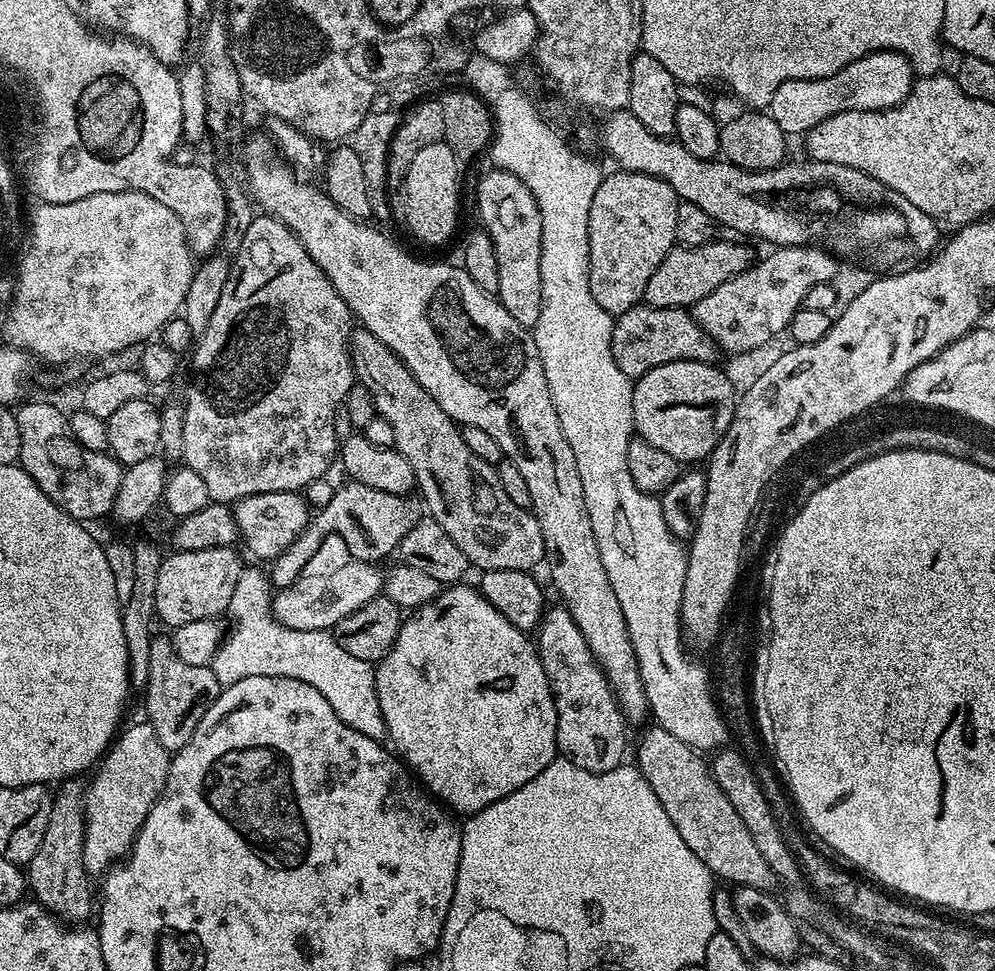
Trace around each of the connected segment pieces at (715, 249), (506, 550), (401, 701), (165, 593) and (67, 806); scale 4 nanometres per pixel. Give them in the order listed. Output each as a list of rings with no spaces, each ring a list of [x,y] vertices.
[[[723,238],[693,248],[673,246],[666,254],[666,258],[662,258],[662,266],[658,266],[650,282],[646,282],[643,303],[655,308],[691,309],[693,304],[706,298],[710,290],[745,272],[753,260],[754,255],[752,256],[751,250],[746,245],[735,244],[734,241],[723,240]]]
[[[357,327],[350,336],[350,351],[352,353],[352,371],[355,379],[359,383],[368,387],[370,394],[374,400],[376,414],[379,419],[390,422],[390,426],[394,428],[394,447],[396,451],[402,454],[402,458],[406,458],[406,462],[410,462],[410,470],[414,470],[414,478],[416,479],[416,488],[418,492],[424,495],[422,499],[423,507],[426,509],[427,515],[438,522],[438,526],[442,526],[442,530],[446,530],[446,534],[450,534],[450,538],[454,538],[454,542],[458,546],[458,550],[462,550],[462,554],[466,554],[469,565],[473,569],[483,570],[485,572],[494,570],[514,570],[531,573],[536,563],[544,560],[544,543],[542,542],[542,530],[538,526],[535,516],[531,511],[522,506],[514,506],[514,502],[510,502],[506,490],[502,490],[502,482],[498,478],[496,468],[491,464],[482,462],[482,458],[478,458],[478,454],[474,454],[474,450],[470,450],[470,446],[466,446],[464,434],[461,425],[450,418],[450,414],[446,414],[446,410],[442,410],[442,406],[438,406],[438,402],[434,402],[434,398],[430,398],[430,394],[426,394],[426,390],[422,390],[422,386],[414,378],[414,374],[410,374],[410,370],[400,361],[399,358],[378,338],[374,338],[374,334],[370,334],[363,328]]]
[[[457,582],[445,587],[433,600],[415,609],[409,615],[412,617],[409,620],[407,617],[401,623],[394,646],[385,654],[384,659],[375,665],[375,670],[378,706],[381,707],[386,736],[388,740],[392,739],[391,747],[395,755],[411,769],[415,779],[441,805],[447,806],[453,813],[471,814],[506,798],[506,794],[514,794],[518,786],[526,786],[530,778],[542,774],[542,770],[546,770],[546,766],[550,766],[550,762],[557,759],[558,749],[556,746],[556,703],[535,643],[529,639],[524,630],[514,626],[513,622],[508,621],[499,610],[495,609],[480,592],[479,587],[467,588],[466,585],[467,583]]]
[[[235,547],[207,548],[173,551],[172,556],[165,555],[158,570],[158,588],[154,590],[159,623],[169,624],[169,629],[175,630],[186,626],[186,622],[223,617],[230,598],[234,598],[234,586],[238,586],[238,574],[242,567],[236,551]]]
[[[80,778],[65,780],[55,789],[50,810],[50,822],[46,834],[42,834],[42,846],[26,865],[26,884],[34,895],[35,903],[57,918],[84,922],[94,912],[94,896],[88,885],[90,873],[84,868],[84,810],[85,781]]]

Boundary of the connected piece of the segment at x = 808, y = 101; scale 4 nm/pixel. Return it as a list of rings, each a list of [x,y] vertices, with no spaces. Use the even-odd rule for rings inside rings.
[[[895,51],[871,52],[854,62],[850,62],[838,74],[826,78],[794,78],[782,82],[766,102],[769,116],[782,126],[784,135],[789,138],[803,137],[811,128],[826,122],[834,114],[845,110],[870,110],[881,112],[898,106],[910,94],[914,83],[914,69],[907,62],[896,64]]]

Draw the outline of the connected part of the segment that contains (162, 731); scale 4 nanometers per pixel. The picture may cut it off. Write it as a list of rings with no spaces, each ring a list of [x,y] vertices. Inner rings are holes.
[[[160,634],[153,635],[150,646],[150,678],[147,688],[143,689],[144,704],[148,707],[147,723],[154,726],[154,734],[158,734],[158,742],[169,754],[180,751],[194,734],[198,722],[210,710],[210,706],[220,696],[222,686],[218,678],[214,678],[211,666],[190,666],[190,662],[182,662],[178,658],[175,643]]]

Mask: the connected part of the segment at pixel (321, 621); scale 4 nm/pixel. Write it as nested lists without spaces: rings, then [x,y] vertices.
[[[327,536],[318,546],[318,554],[306,562],[306,570],[298,574],[298,578],[289,588],[281,588],[275,593],[276,597],[270,600],[270,612],[277,623],[288,626],[290,630],[332,630],[336,624],[342,622],[347,615],[353,614],[366,602],[375,596],[381,595],[384,587],[384,576],[379,572],[375,563],[359,560],[350,554],[348,542],[342,536]]]

